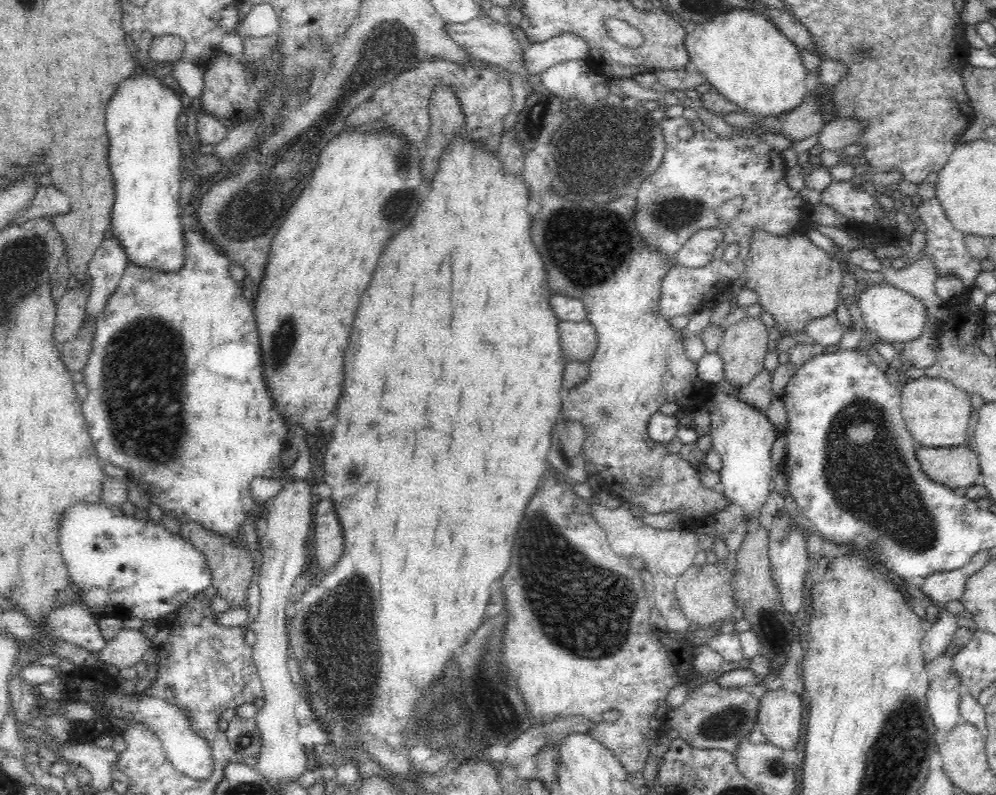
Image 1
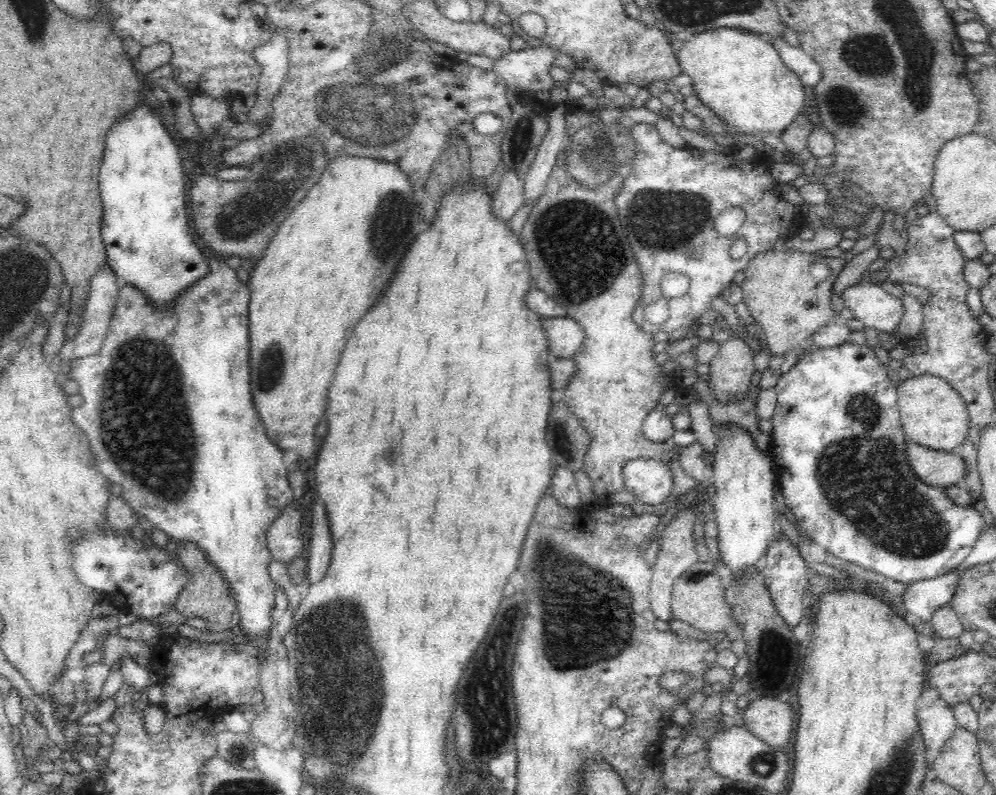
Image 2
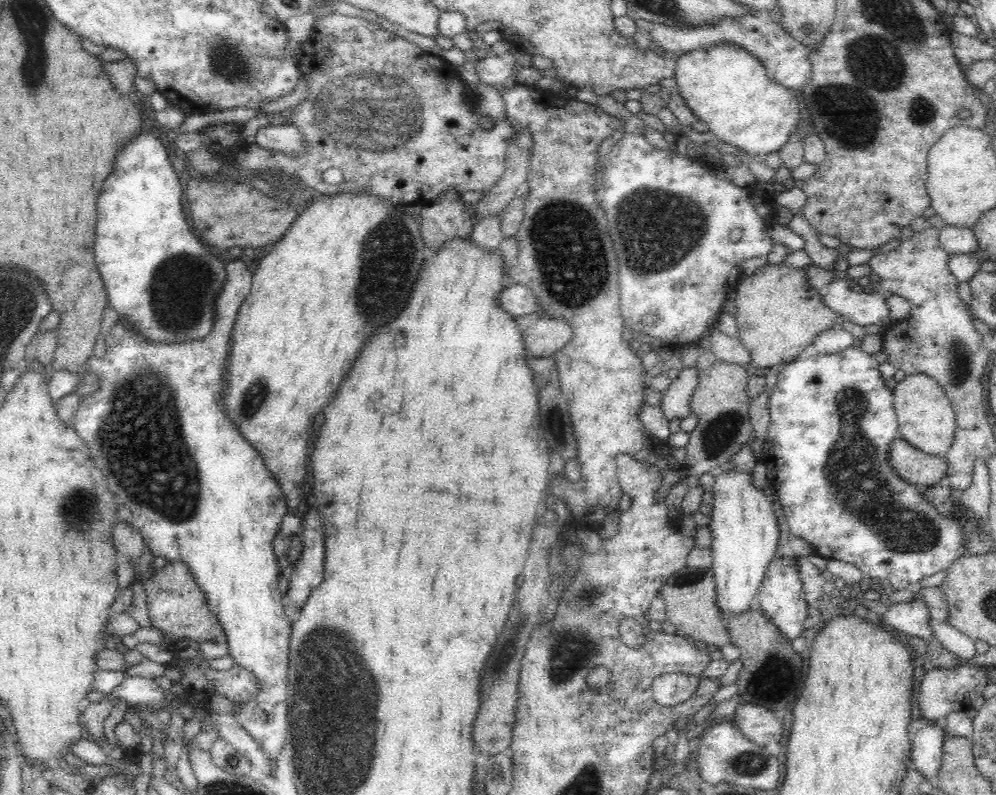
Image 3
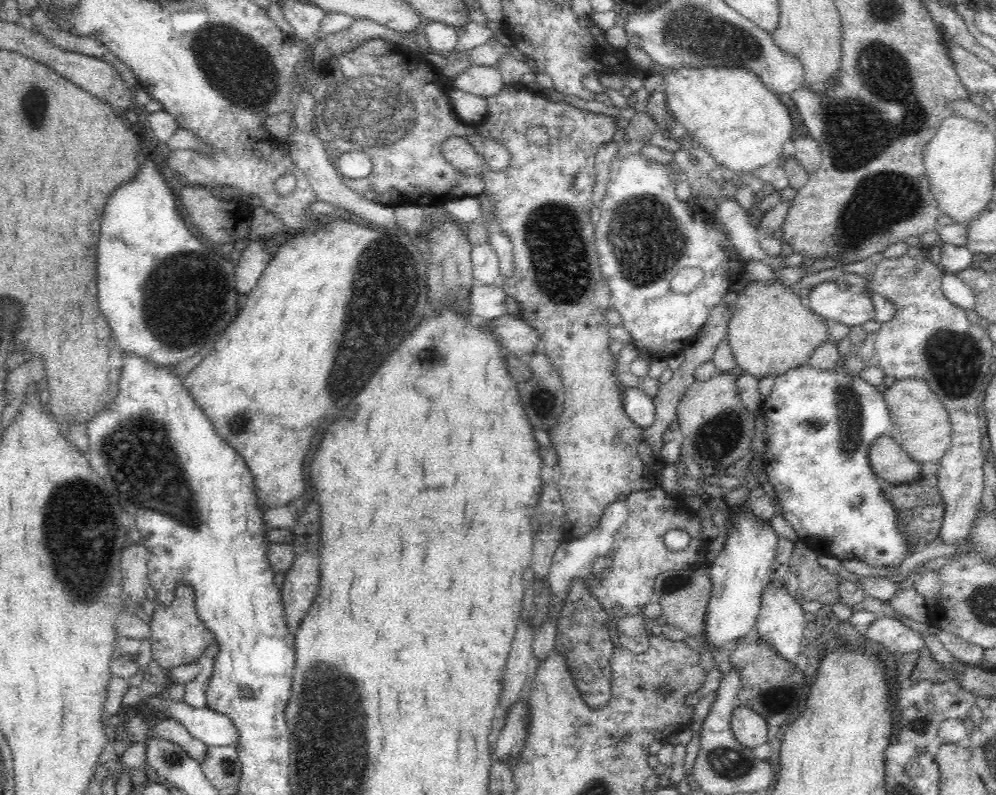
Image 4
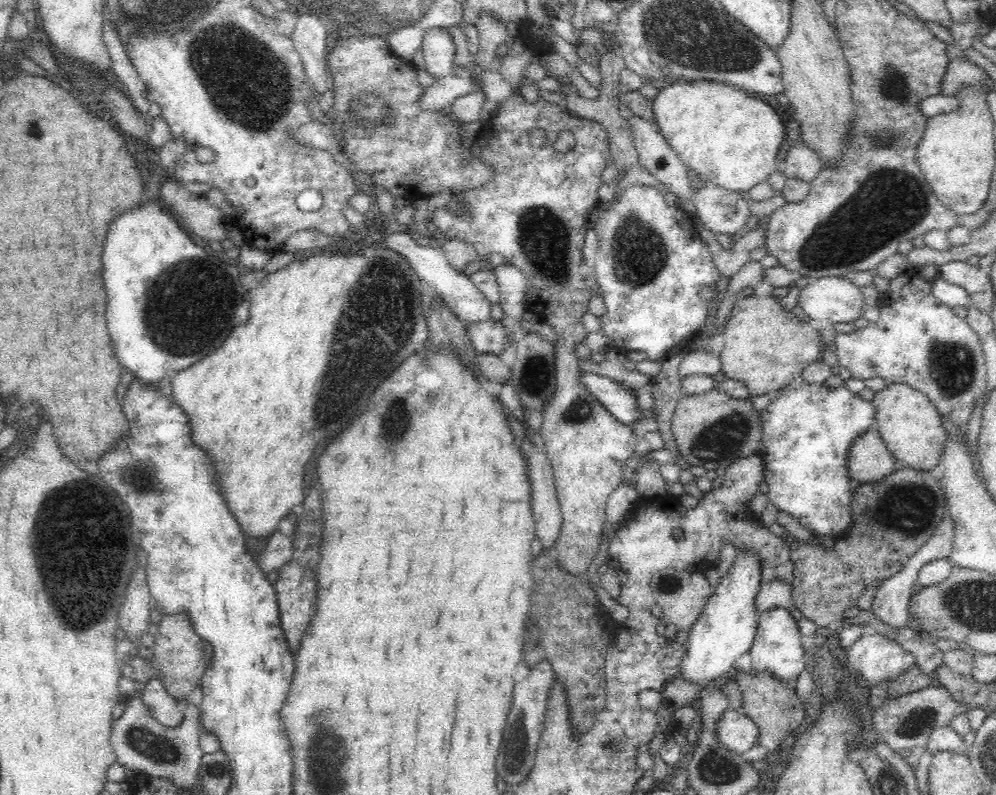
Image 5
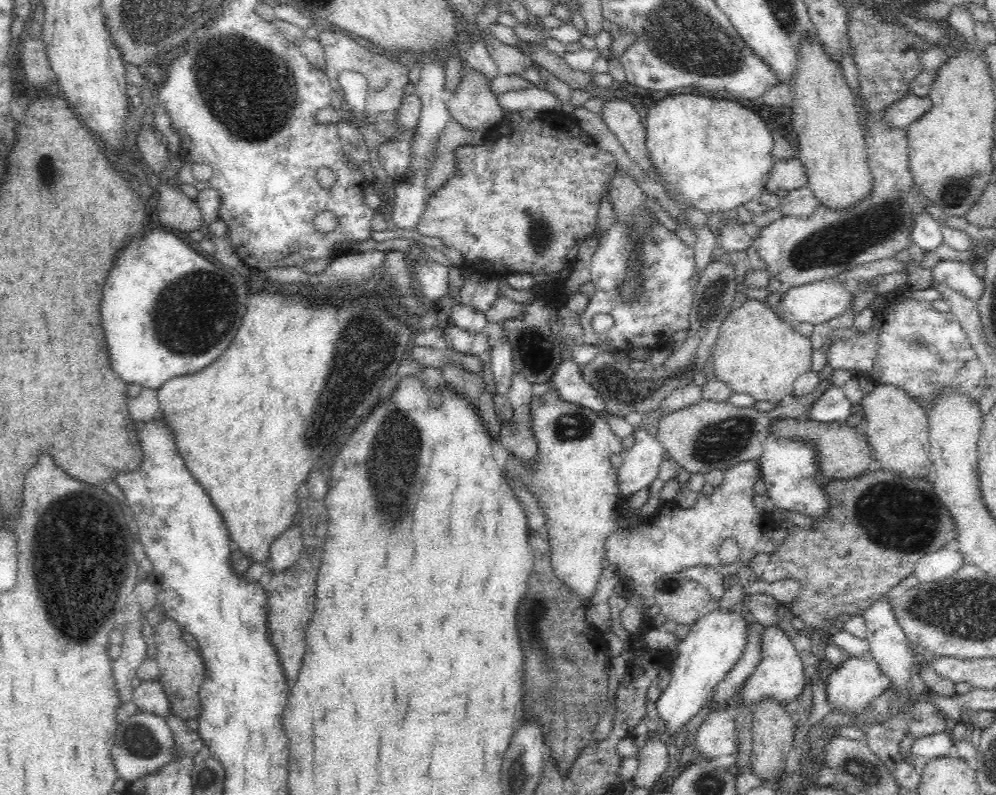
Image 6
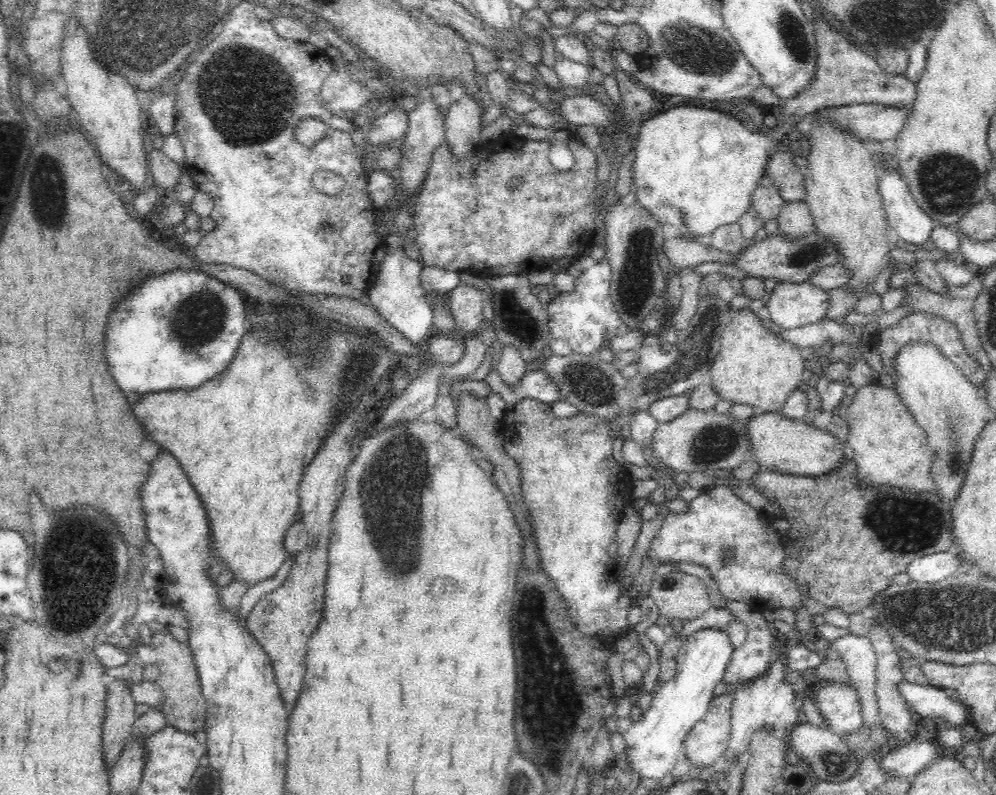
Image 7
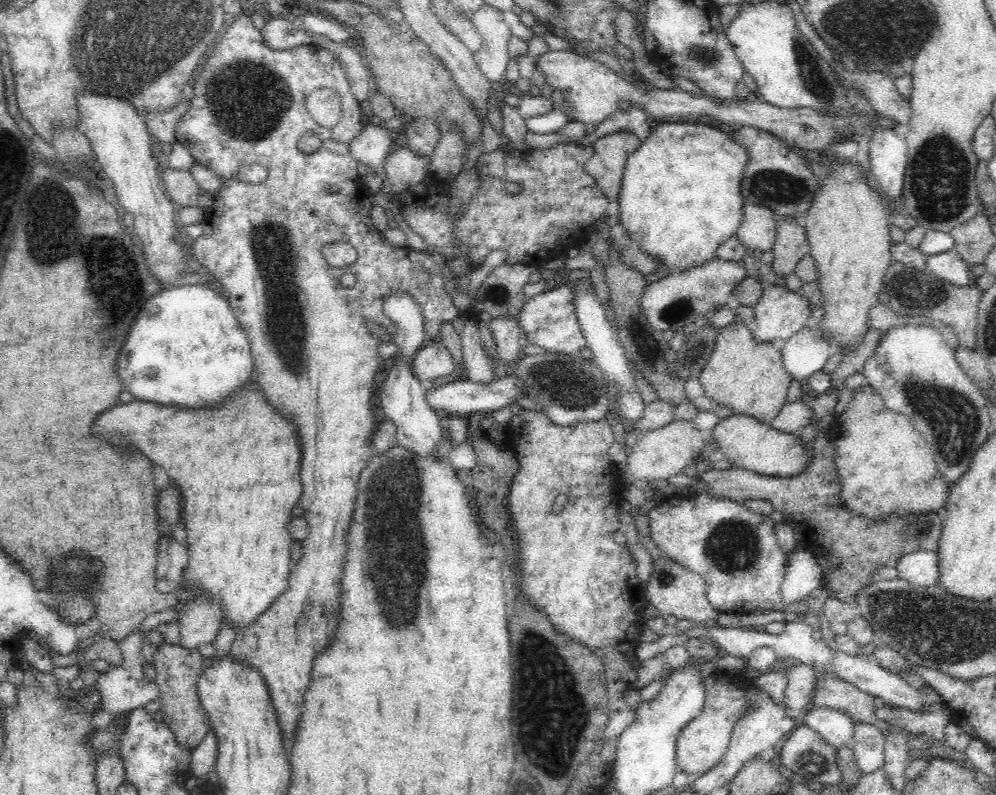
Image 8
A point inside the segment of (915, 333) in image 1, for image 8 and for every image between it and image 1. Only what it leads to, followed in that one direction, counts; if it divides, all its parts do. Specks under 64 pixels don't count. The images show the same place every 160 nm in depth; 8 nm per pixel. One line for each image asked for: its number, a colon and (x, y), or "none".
2: (871, 305)
3: (862, 309)
4: (850, 307)
5: (827, 300)
6: (817, 302)
7: (791, 305)
8: (780, 313)

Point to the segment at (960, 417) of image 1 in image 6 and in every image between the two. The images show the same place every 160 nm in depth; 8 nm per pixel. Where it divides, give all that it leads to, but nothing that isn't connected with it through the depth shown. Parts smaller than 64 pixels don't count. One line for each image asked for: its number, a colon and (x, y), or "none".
2: (932, 414)
3: (926, 420)
4: (921, 426)
5: (910, 426)
6: (896, 427)

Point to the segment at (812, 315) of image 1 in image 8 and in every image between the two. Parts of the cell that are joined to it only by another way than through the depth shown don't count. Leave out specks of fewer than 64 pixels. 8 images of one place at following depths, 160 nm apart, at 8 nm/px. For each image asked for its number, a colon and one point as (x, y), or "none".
2: (779, 292)
3: (778, 314)
4: (771, 331)
5: (766, 348)
6: (757, 354)
7: (755, 367)
8: (749, 378)

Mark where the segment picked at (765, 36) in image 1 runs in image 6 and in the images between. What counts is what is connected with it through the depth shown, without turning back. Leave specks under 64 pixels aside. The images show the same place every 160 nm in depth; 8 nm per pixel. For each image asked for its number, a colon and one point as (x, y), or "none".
2: (737, 74)
3: (726, 87)
4: (729, 113)
5: (722, 135)
6: (710, 154)

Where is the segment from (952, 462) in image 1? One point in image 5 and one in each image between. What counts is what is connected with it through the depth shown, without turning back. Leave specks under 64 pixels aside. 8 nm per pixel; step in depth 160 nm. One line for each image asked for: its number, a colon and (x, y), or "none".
2: (937, 468)
3: (914, 466)
4: (888, 461)
5: (868, 460)

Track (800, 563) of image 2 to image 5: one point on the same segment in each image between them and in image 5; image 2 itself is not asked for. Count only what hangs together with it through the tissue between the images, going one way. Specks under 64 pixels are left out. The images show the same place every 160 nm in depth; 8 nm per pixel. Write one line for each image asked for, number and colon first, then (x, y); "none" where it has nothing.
3: (781, 598)
4: (780, 622)
5: (777, 649)

